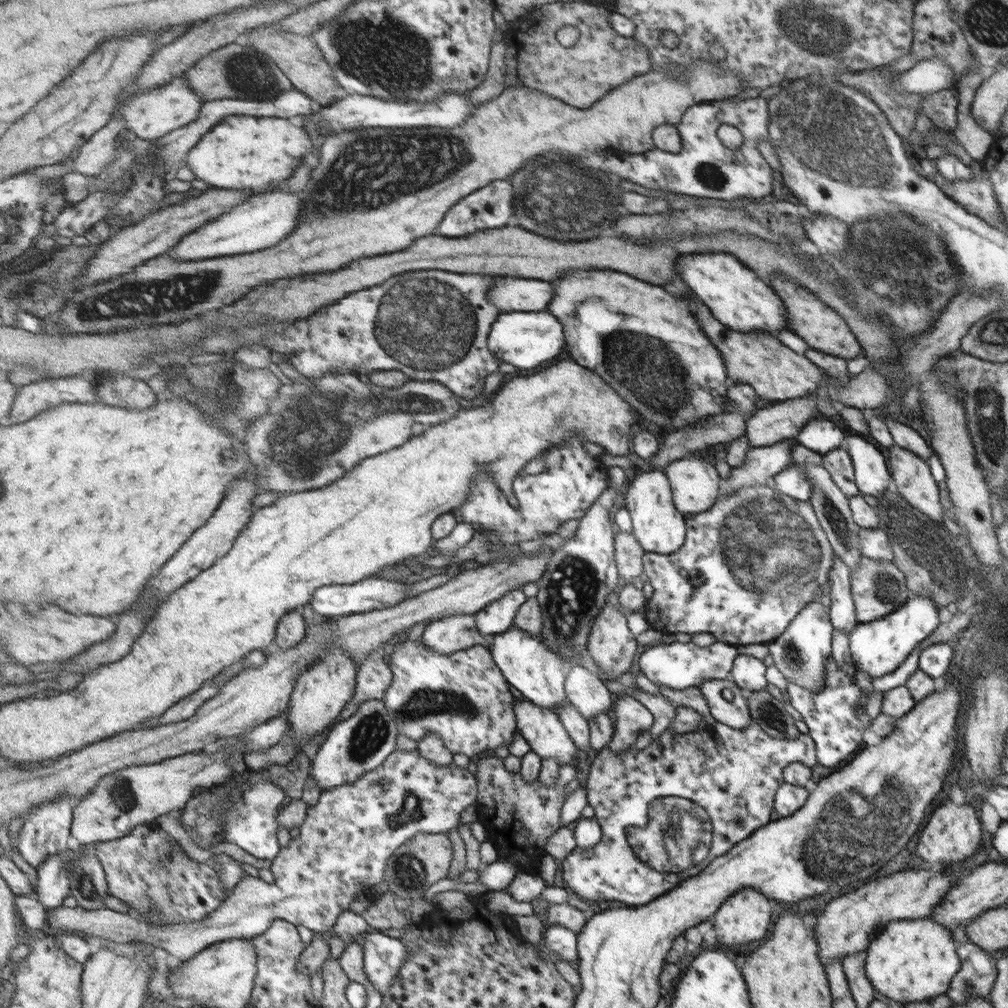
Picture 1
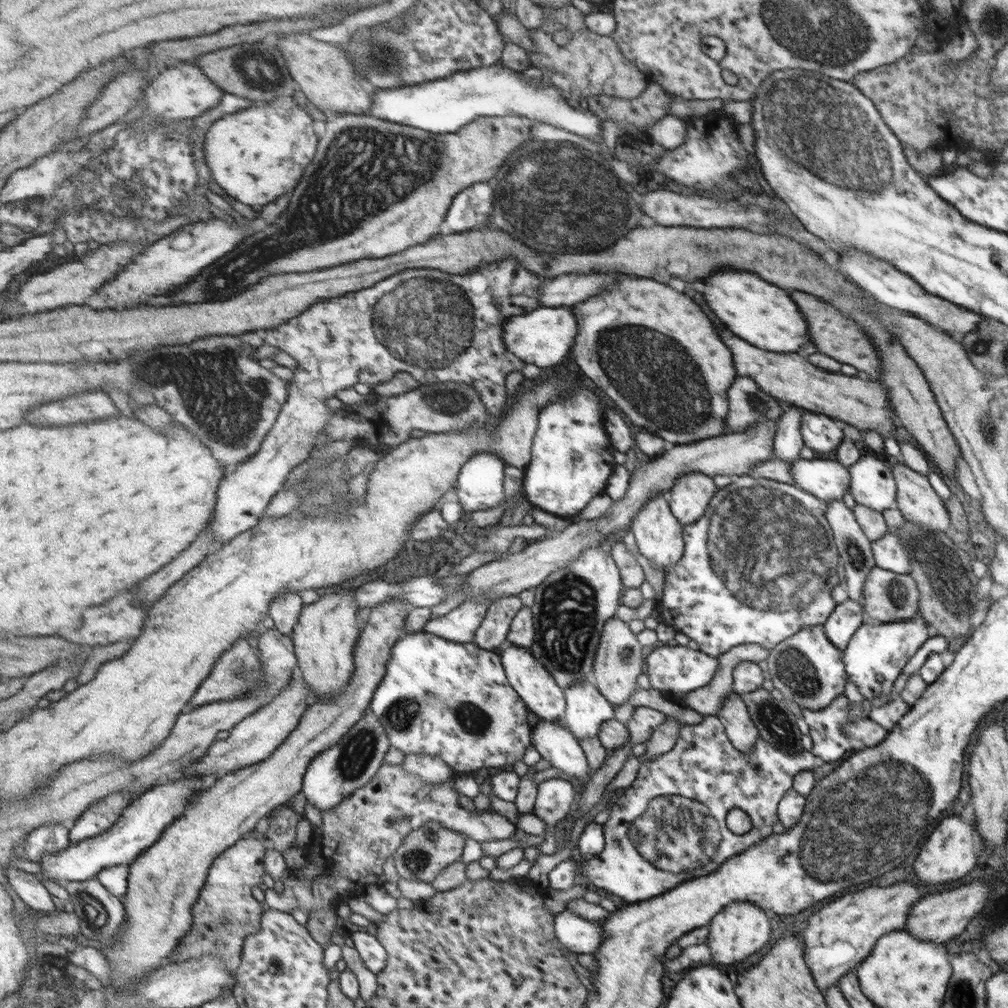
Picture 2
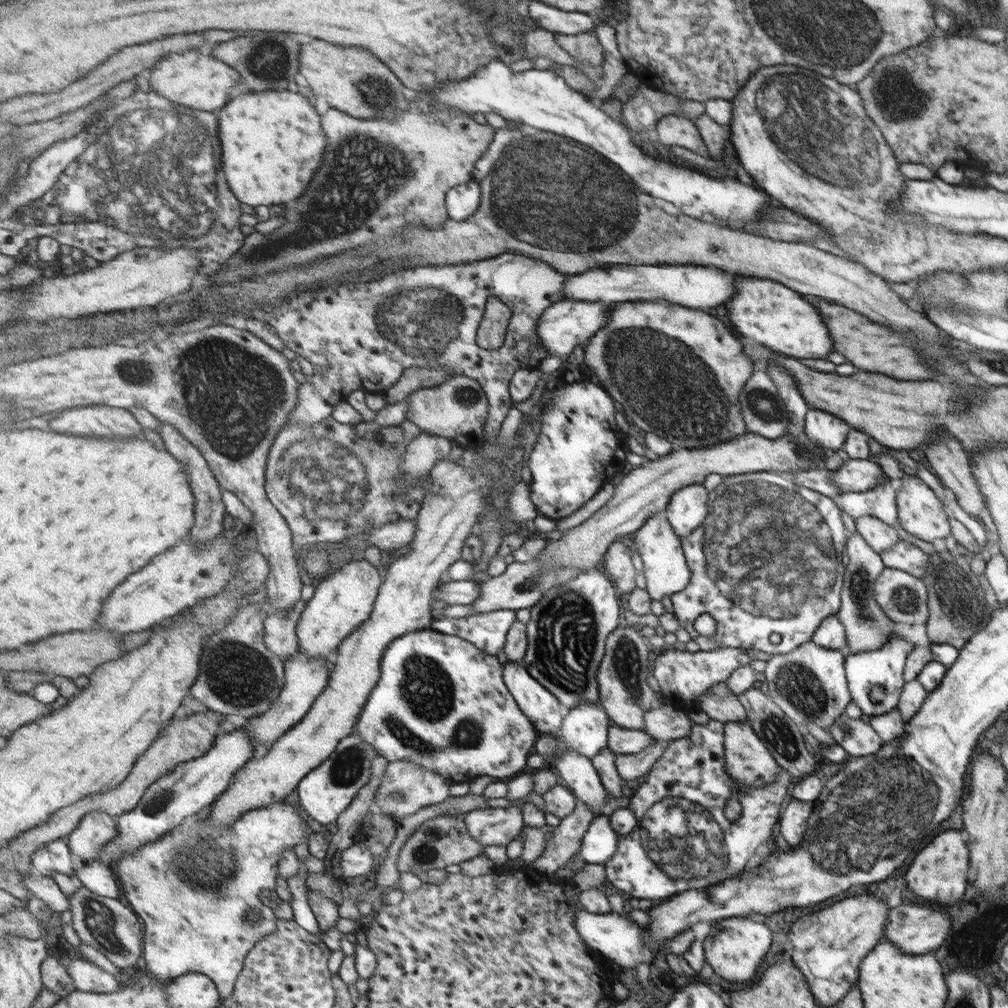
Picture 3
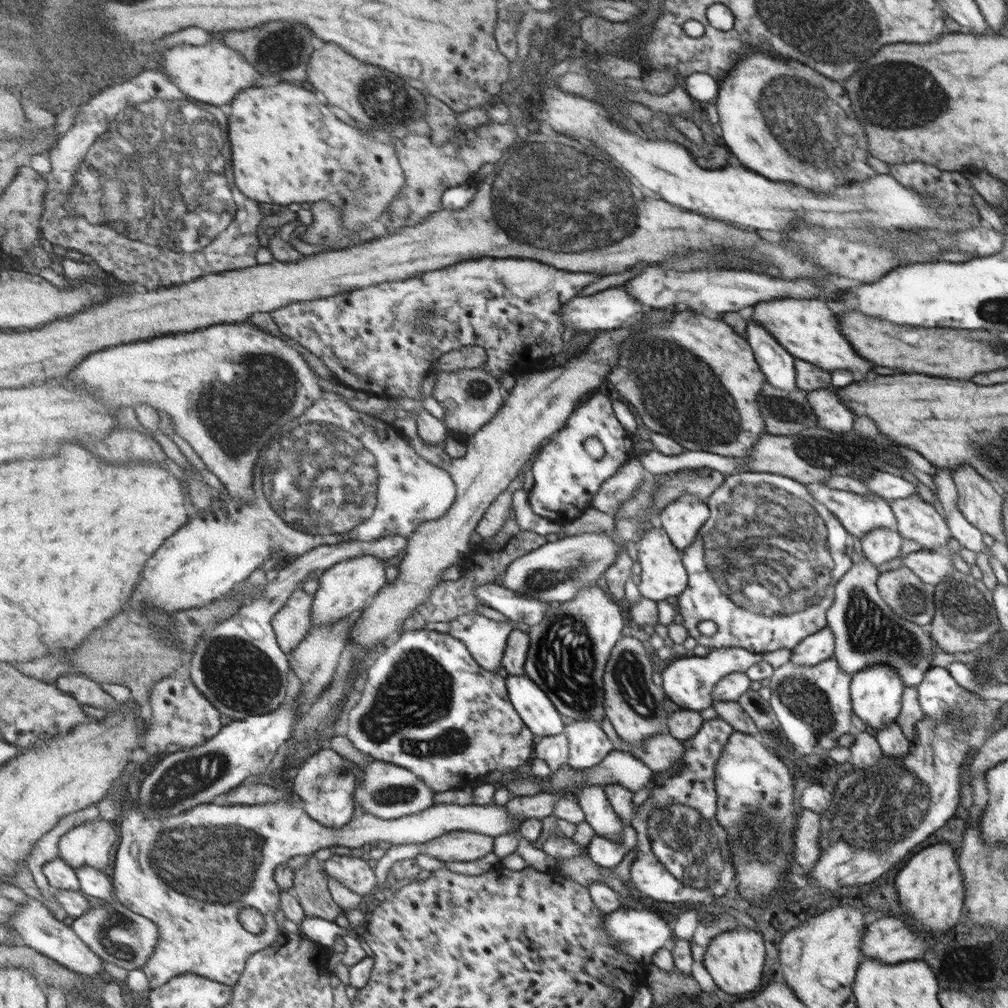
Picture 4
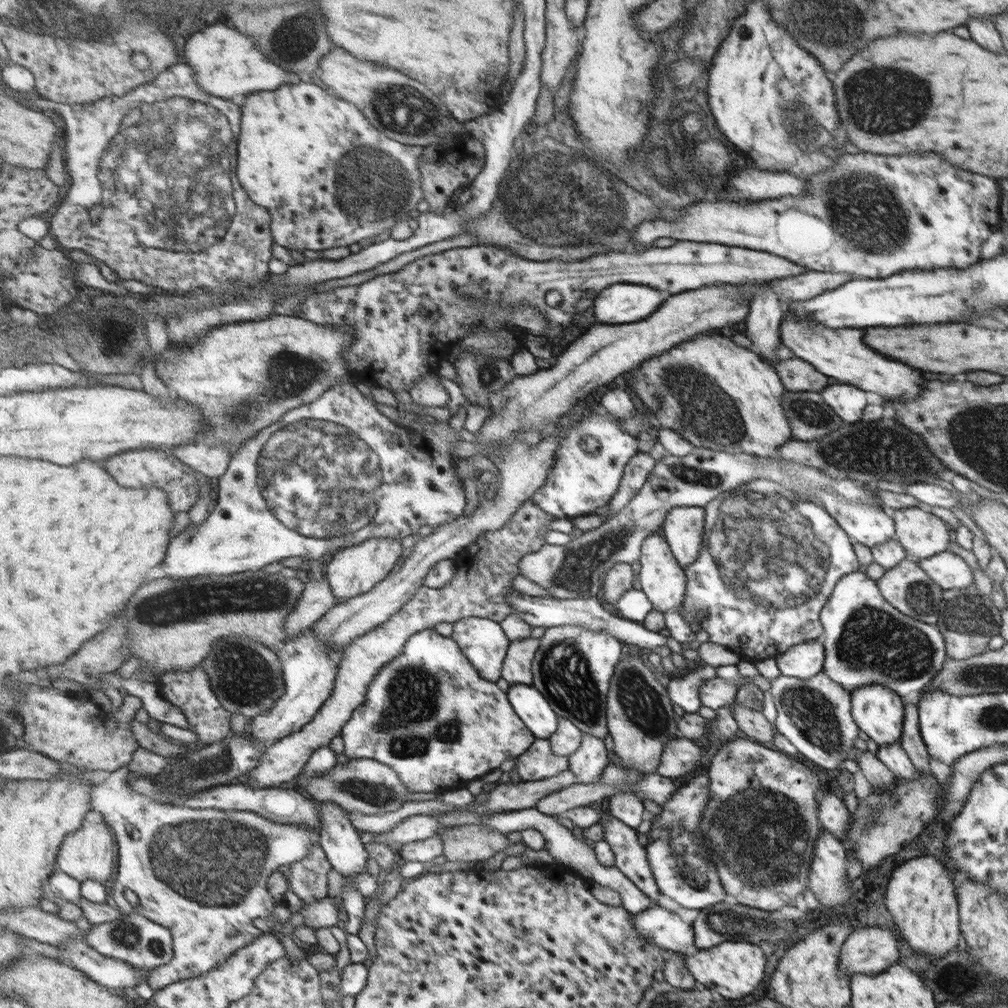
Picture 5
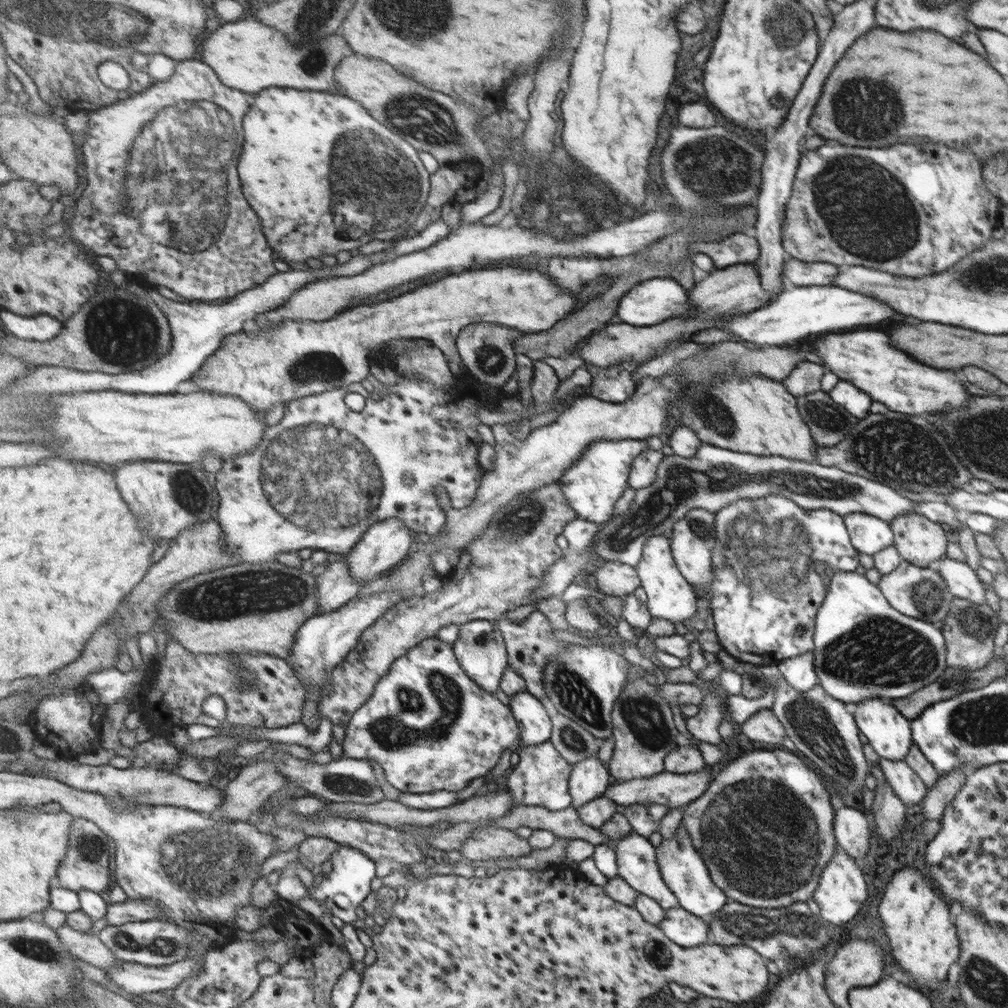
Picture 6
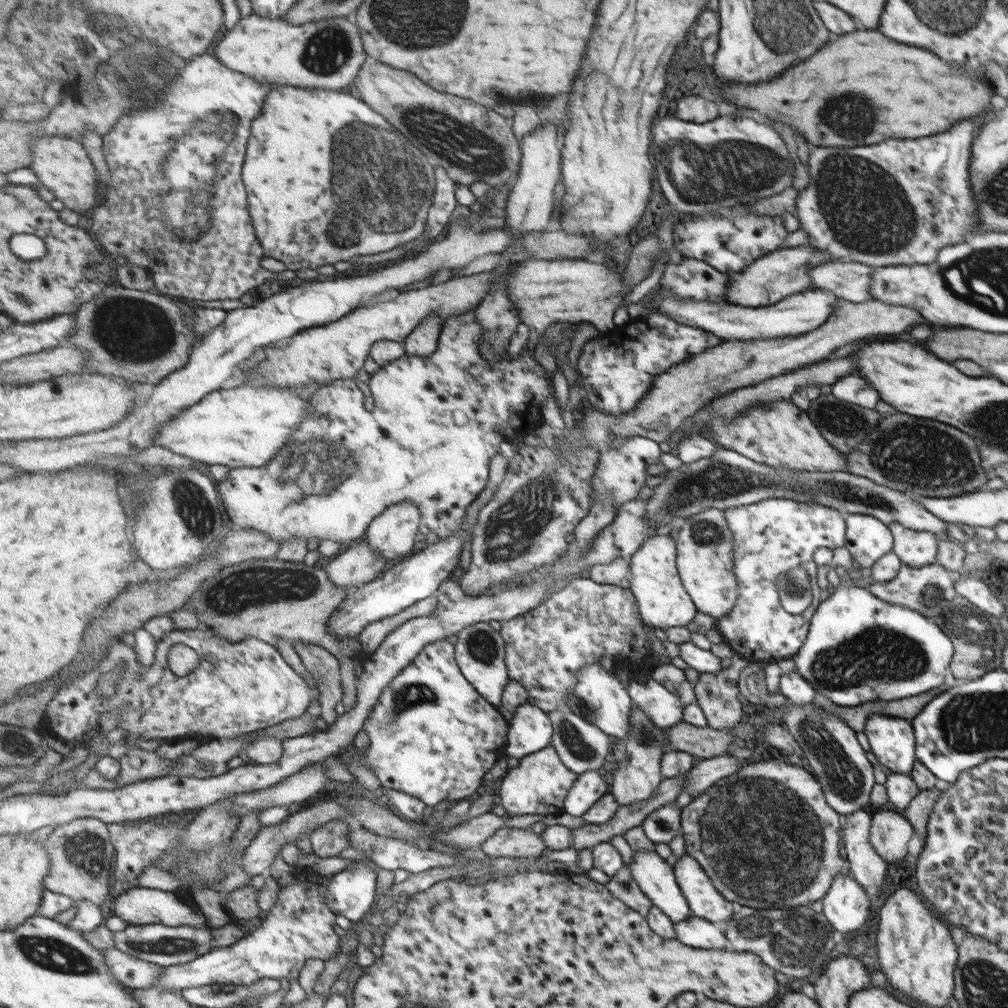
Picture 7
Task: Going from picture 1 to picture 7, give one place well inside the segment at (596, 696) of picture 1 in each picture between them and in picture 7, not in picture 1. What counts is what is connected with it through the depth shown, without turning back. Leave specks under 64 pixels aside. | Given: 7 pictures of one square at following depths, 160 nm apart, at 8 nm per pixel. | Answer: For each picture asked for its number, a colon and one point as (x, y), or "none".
2: (587, 708)
3: (584, 729)
4: (588, 744)
5: (590, 757)
6: (588, 779)
7: (589, 786)

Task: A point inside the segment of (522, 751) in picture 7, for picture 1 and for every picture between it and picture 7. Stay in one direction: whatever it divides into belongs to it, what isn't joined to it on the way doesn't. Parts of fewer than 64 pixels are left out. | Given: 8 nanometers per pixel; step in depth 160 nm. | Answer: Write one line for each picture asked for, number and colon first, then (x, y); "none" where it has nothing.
1: (536, 671)
2: (543, 695)
3: (545, 709)
4: (537, 709)
5: (533, 707)
6: (534, 715)

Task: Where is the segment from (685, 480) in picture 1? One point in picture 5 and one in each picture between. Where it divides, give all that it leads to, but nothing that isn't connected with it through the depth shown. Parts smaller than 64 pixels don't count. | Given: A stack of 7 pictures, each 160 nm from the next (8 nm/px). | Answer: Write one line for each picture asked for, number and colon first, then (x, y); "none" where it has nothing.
2: (688, 499)
3: (687, 508)
4: (681, 519)
5: (684, 527)

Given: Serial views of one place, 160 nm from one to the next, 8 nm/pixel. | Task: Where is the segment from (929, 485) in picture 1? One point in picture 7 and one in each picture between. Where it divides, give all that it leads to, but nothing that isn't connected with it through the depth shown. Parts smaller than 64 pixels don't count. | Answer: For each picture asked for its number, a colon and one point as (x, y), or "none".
2: (918, 504)
3: (918, 511)
4: (916, 520)
5: (921, 534)
6: (918, 540)
7: (915, 549)

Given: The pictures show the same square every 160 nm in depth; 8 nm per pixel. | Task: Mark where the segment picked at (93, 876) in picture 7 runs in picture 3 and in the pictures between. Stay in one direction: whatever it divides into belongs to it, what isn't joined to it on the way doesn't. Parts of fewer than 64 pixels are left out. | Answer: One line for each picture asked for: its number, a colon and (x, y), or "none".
3: (98, 828)
4: (90, 843)
5: (87, 854)
6: (88, 866)

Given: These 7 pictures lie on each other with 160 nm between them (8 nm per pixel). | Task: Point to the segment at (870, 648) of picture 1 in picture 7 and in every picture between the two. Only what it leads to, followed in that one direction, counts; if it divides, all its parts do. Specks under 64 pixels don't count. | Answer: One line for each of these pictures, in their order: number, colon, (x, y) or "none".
2: (875, 653)
3: (882, 666)
4: (875, 691)
5: (875, 709)
6: (887, 731)
7: (890, 739)

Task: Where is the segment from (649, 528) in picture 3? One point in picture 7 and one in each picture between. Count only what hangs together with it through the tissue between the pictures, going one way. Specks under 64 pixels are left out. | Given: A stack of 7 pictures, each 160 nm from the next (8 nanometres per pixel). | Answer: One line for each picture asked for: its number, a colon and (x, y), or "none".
4: (661, 575)
5: (662, 581)
6: (668, 595)
7: (663, 602)

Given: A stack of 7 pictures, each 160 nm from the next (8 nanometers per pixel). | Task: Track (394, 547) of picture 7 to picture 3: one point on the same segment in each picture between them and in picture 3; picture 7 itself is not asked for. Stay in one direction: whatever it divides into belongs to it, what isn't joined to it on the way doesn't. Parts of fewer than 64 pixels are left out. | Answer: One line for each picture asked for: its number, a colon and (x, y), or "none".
3: (342, 602)
4: (350, 586)
5: (358, 569)
6: (385, 544)

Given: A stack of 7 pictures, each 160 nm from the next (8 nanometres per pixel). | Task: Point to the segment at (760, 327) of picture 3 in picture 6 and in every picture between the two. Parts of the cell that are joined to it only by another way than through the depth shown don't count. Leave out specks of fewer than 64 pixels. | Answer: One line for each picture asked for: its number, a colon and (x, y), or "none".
4: (806, 329)
5: (838, 352)
6: (865, 359)

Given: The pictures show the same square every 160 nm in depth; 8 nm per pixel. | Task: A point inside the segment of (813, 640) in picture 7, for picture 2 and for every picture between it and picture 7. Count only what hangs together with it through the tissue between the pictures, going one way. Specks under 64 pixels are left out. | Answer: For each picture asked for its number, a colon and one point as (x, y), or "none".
2: (853, 547)
3: (866, 626)
4: (865, 629)
5: (865, 641)
6: (863, 648)

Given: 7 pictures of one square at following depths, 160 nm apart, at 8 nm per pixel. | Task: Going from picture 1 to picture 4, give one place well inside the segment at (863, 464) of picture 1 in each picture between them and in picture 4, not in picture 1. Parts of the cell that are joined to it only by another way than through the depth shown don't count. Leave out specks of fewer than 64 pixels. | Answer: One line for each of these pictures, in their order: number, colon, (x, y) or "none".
2: (872, 485)
3: (879, 502)
4: (857, 513)

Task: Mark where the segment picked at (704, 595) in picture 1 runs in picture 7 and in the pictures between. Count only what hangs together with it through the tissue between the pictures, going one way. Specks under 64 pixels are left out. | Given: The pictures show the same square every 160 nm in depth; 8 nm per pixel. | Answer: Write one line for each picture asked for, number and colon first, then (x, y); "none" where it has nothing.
2: (780, 531)
3: (756, 521)
4: (760, 523)
5: (757, 607)
6: (768, 555)
7: (772, 536)

